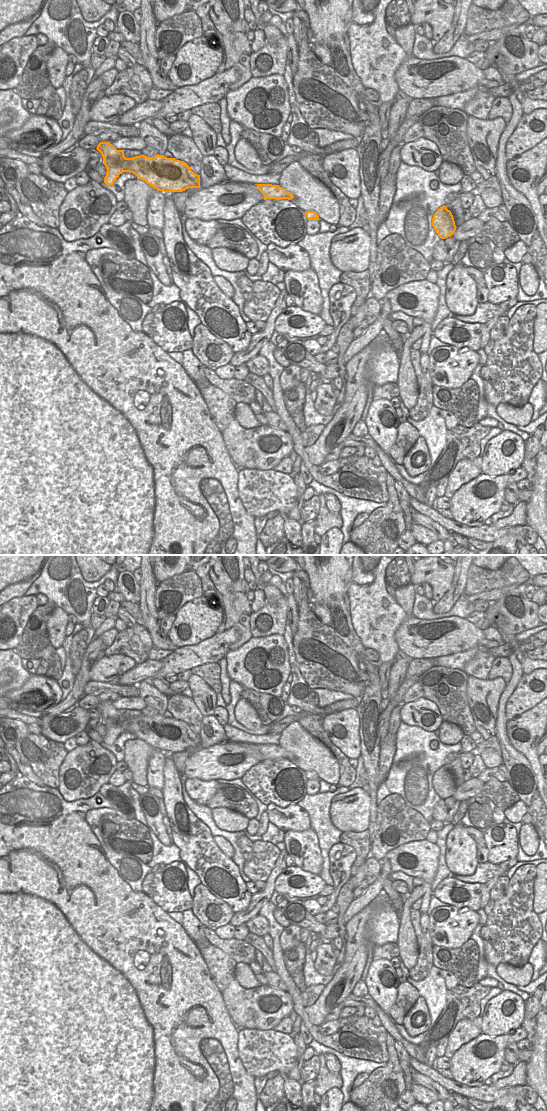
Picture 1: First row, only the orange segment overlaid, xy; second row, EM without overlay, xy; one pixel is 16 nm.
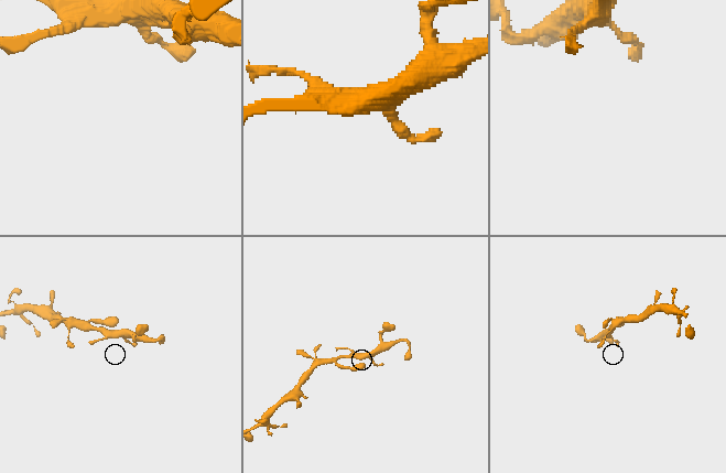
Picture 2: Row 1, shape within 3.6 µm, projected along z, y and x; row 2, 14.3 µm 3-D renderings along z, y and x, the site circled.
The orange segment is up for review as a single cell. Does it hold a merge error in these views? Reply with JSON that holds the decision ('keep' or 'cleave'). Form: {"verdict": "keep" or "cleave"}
{"verdict": "keep"}

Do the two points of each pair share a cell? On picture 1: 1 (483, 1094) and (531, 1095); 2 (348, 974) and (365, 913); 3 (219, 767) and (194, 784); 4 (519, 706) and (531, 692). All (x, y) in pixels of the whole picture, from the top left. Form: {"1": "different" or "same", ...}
{"1": "same", "2": "same", "3": "different", "4": "same"}

